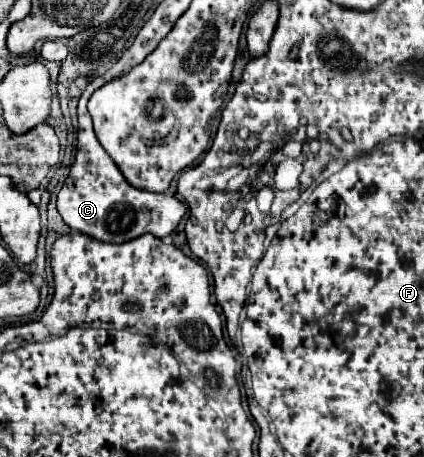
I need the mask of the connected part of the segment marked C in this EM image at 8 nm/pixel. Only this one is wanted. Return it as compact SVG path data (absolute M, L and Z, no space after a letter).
M79 113L77 118L77 157L67 183L57 195L57 209L63 221L71 229L107 243L125 243L145 233L159 239L173 233L185 215L185 205L169 193L151 193L129 185L97 141L91 121L79 121Z

